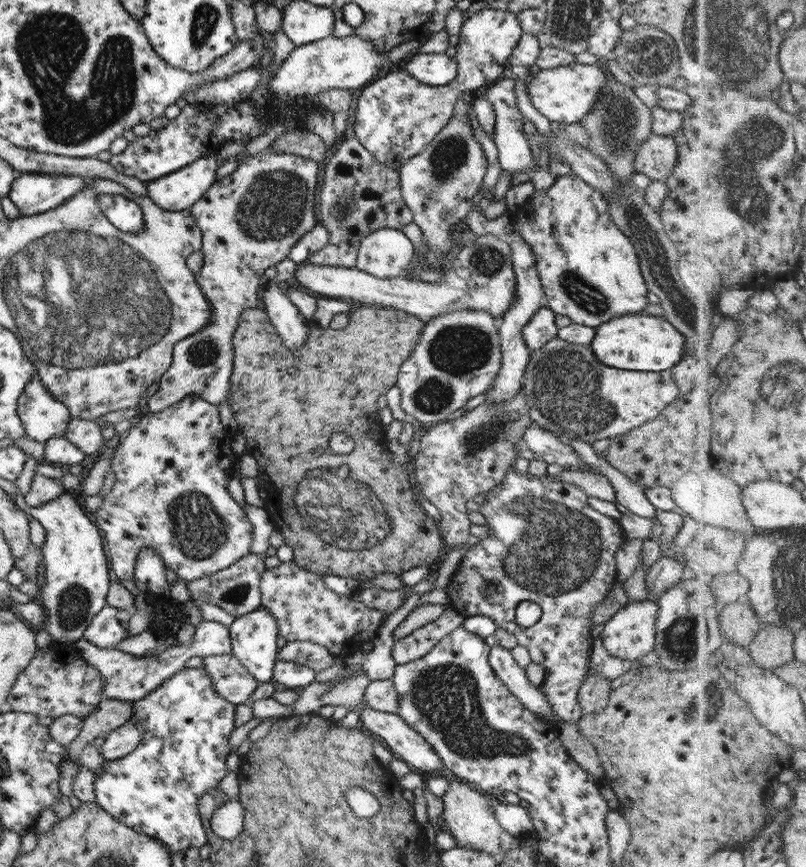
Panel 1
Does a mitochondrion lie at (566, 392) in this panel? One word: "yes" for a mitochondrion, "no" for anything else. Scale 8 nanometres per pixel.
yes

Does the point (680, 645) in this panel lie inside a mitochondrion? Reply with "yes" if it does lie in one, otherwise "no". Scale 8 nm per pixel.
yes

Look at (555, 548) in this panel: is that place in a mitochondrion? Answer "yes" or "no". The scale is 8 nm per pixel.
yes

